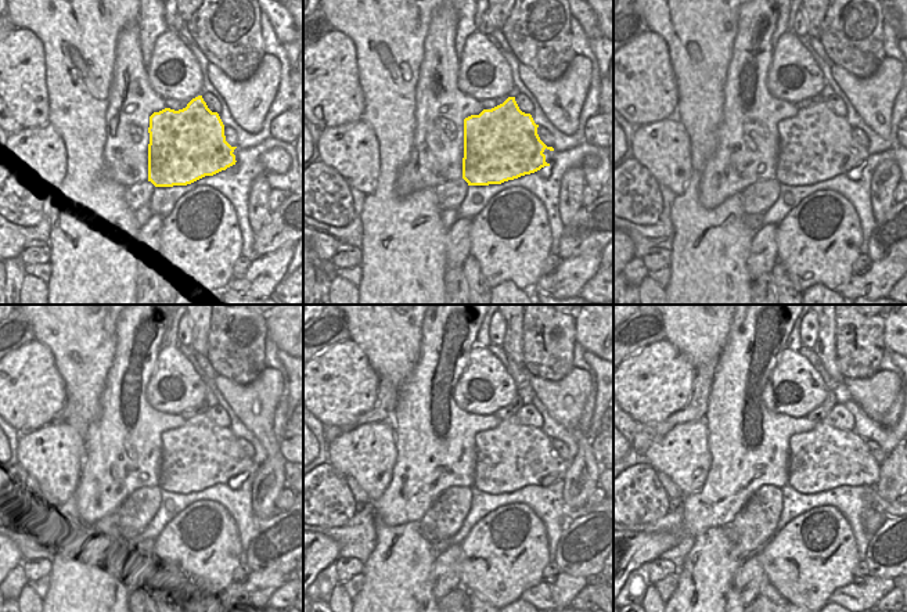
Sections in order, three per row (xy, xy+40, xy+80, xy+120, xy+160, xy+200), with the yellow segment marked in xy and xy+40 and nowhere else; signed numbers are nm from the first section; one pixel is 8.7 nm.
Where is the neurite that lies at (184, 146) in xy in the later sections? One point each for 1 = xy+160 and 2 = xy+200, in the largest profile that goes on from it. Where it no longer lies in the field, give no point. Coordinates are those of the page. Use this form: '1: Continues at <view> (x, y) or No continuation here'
1: Continues at xy+160 (508, 457)
2: Continues at xy+200 (821, 458).

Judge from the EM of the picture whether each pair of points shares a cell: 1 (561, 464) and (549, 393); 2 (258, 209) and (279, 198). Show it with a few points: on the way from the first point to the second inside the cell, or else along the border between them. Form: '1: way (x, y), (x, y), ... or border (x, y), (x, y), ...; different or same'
1: border (569, 463), (562, 478); different
2: border (272, 190), (269, 211); different

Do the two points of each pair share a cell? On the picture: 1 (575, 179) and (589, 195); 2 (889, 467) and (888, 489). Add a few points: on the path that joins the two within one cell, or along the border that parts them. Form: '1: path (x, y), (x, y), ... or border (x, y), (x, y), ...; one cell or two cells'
1: border (586, 186), (580, 194), (580, 205); two cells
2: path (889, 472), (889, 483); one cell

